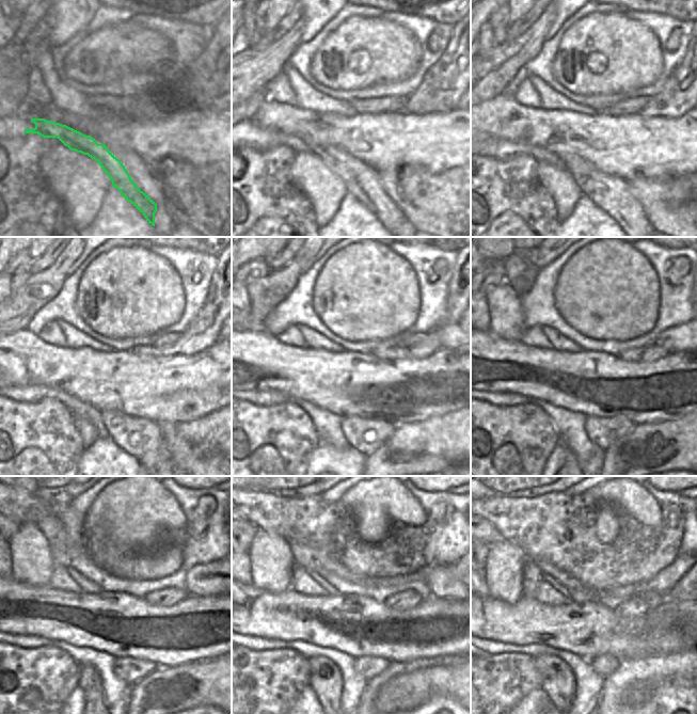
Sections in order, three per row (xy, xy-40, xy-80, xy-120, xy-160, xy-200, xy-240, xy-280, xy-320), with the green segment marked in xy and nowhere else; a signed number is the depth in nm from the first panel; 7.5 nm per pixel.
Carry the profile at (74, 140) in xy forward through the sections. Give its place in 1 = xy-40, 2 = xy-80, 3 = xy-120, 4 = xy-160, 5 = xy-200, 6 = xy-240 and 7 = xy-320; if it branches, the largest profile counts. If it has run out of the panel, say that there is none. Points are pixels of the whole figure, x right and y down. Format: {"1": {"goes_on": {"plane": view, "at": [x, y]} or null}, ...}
{"1": {"goes_on": {"plane": "xy-40", "at": [361, 180]}}, "2": {"goes_on": {"plane": "xy-80", "at": [611, 193]}}, "3": {"goes_on": {"plane": "xy-120", "at": [139, 437]}}, "4": {"goes_on": {"plane": "xy-160", "at": [366, 435]}}, "5": {"goes_on": {"plane": "xy-200", "at": [603, 431]}}, "6": {"goes_on": {"plane": "xy-240", "at": [130, 670]}}, "7": {"goes_on": {"plane": "xy-320", "at": [604, 665]}}}

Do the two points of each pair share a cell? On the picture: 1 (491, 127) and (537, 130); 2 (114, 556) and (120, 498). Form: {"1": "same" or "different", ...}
{"1": "same", "2": "same"}

